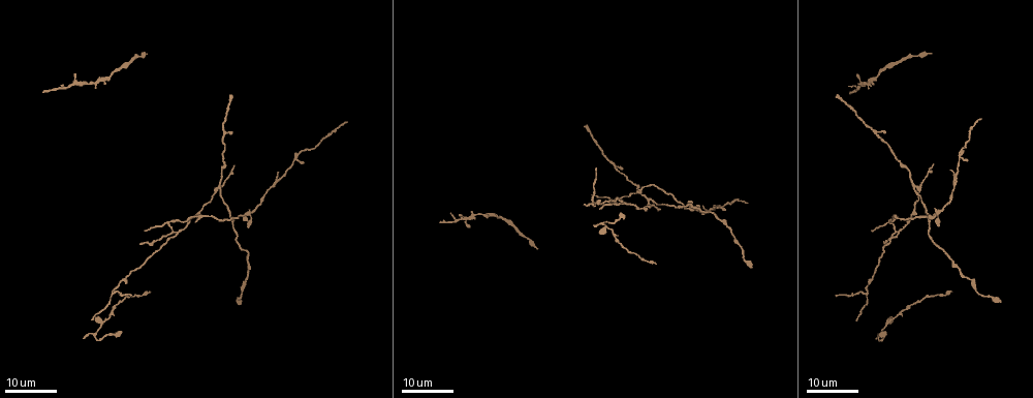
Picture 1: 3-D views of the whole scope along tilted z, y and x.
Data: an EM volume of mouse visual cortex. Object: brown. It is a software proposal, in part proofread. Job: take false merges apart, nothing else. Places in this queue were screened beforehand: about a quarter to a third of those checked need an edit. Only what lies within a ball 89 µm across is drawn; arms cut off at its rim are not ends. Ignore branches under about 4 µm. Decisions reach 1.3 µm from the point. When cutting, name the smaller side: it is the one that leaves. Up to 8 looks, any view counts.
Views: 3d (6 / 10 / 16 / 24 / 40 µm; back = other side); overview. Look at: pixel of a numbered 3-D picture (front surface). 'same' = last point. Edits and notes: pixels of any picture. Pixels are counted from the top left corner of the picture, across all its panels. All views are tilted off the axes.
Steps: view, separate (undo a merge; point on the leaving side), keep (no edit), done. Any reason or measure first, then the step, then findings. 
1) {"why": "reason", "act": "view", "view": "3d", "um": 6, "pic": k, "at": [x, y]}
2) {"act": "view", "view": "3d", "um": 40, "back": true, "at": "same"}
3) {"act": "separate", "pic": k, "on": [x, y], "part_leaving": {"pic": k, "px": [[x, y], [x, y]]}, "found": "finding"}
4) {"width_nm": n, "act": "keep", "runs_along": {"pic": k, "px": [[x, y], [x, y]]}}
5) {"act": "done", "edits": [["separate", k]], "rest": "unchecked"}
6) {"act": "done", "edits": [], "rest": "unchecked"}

{"act": "view", "view": "3d", "um": 16, "pic": 1, "at": [866, 292]}

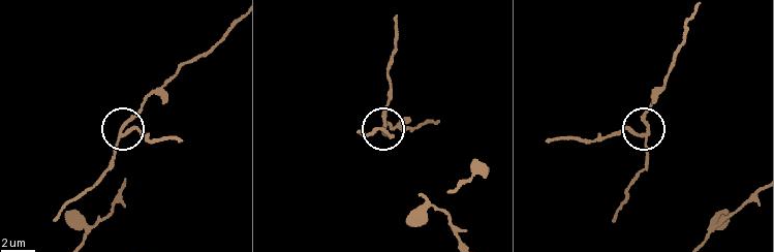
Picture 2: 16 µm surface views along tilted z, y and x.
{"why": "closer look", "act": "view", "view": "3d", "um": 6, "pic": 2, "at": [120, 133]}

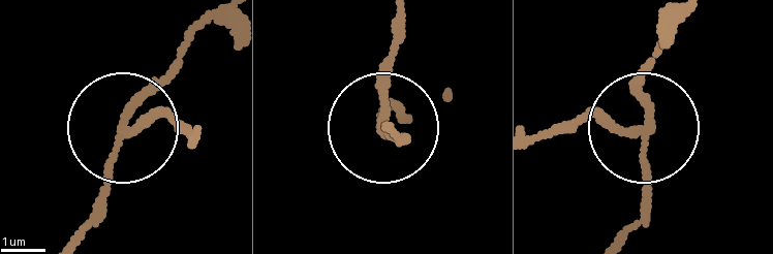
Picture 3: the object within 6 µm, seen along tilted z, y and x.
{"width_nm": 160, "act": "separate", "pic": 3, "on": [160, 109], "part_leaving": {"pic": 3, "px": [[121, 124], [172, 120], [189, 134]]}, "found": "two neurons meet here"}

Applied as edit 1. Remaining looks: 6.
{"act": "view", "view": "overview"}

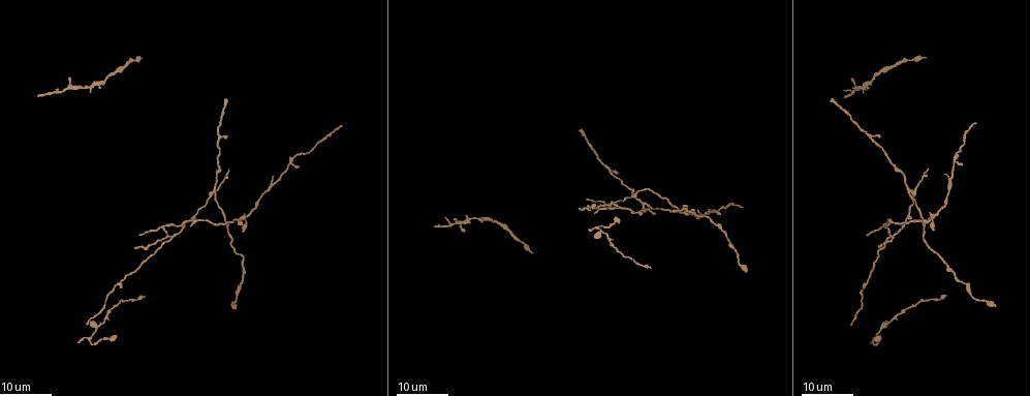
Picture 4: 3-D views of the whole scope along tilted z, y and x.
{"act": "view", "view": "3d", "um": 16, "pic": 4, "at": [883, 68]}

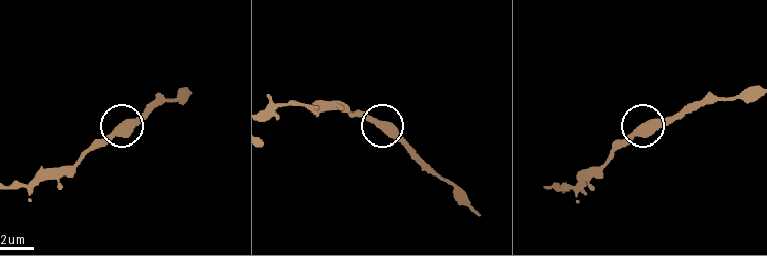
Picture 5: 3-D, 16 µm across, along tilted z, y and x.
{"act": "view", "view": "3d", "um": 6, "pic": 5, "at": [382, 129]}

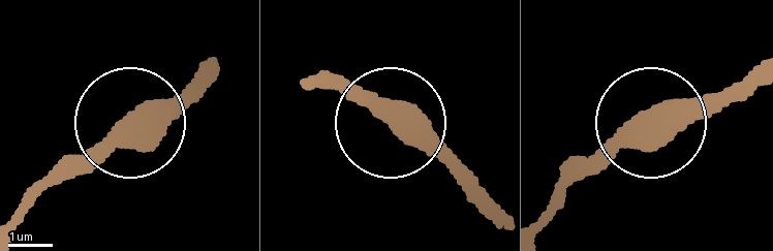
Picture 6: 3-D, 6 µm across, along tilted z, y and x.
{"side_arm_um": 9, "act": "keep", "found": "continuous, no second neuron"}

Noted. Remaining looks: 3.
{"why": "thick turns thin", "act": "view", "view": "3d", "um": 16, "pic": 4, "at": [470, 220]}

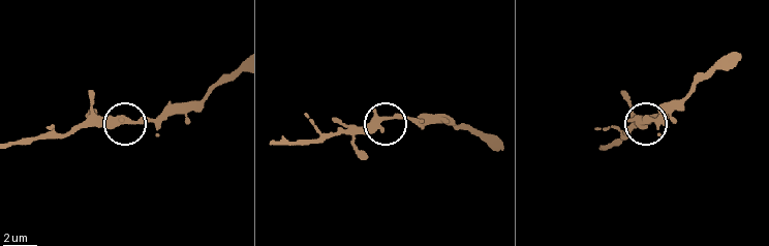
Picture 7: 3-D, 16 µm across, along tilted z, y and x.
{"act": "view", "view": "3d", "um": 6, "pic": 7, "at": [122, 119]}

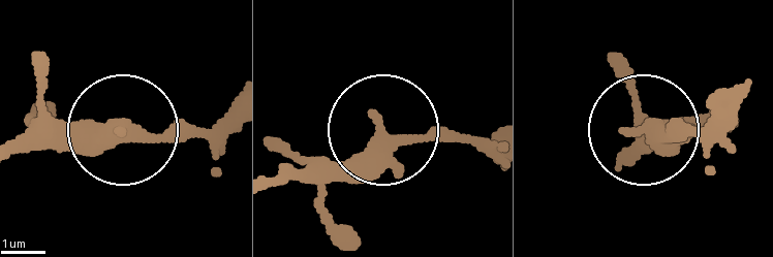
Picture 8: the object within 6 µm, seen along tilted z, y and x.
{"act": "keep", "found": "continuous, no second neuron"}

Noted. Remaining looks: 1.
{"act": "done", "edits": [["separate", 3]], "rest": "unchecked"}

